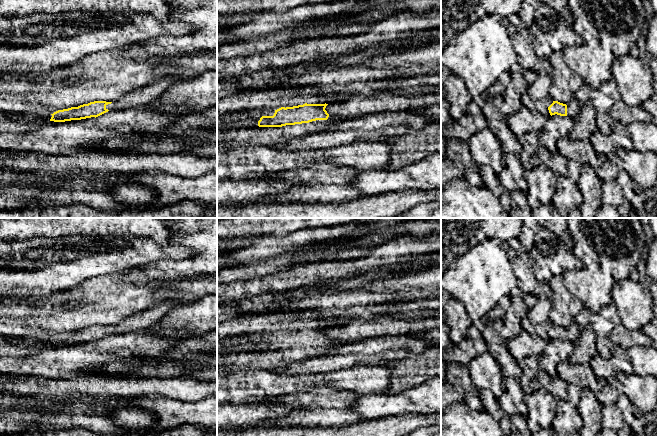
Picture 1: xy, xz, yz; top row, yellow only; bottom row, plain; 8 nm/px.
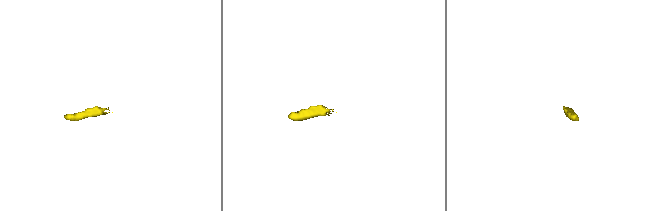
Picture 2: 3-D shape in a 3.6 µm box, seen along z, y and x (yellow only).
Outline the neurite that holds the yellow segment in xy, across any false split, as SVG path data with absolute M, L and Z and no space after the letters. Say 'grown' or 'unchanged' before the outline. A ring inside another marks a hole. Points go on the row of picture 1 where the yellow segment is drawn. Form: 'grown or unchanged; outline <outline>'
grown; outline M170 76L162 77L154 83L138 88L117 101L94 101L78 107L58 110L54 112L50 121L65 122L98 117L111 110L125 110L154 104L164 91L177 80Z

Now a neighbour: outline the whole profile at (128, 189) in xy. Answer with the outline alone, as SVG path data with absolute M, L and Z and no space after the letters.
M132 181L119 182L110 189L111 196L128 210L152 209L156 201L155 192Z

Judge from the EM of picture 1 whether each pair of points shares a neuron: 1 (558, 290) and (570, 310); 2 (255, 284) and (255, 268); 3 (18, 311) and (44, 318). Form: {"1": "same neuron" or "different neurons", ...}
{"1": "same neuron", "2": "different neurons", "3": "same neuron"}

